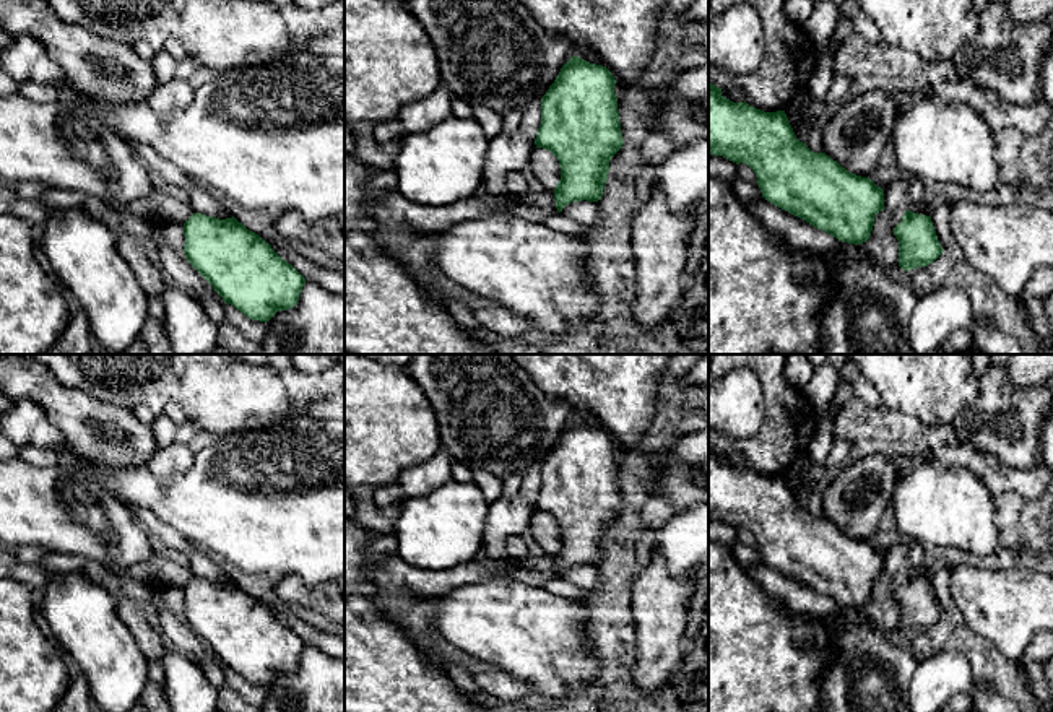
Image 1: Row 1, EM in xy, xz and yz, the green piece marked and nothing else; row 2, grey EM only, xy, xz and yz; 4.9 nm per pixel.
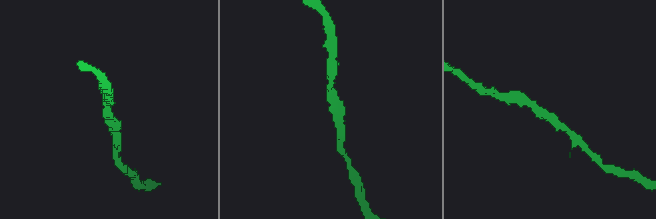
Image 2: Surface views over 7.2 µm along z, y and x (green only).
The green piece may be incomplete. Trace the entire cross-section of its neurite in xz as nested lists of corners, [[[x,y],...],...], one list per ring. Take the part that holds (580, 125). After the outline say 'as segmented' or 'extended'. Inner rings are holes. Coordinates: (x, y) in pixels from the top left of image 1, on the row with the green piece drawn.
[[[574,55],[541,98],[541,125],[535,145],[551,151],[559,161],[561,180],[554,189],[559,213],[570,202],[598,202],[603,197],[609,161],[624,145],[614,85],[606,67]]]; as segmented

